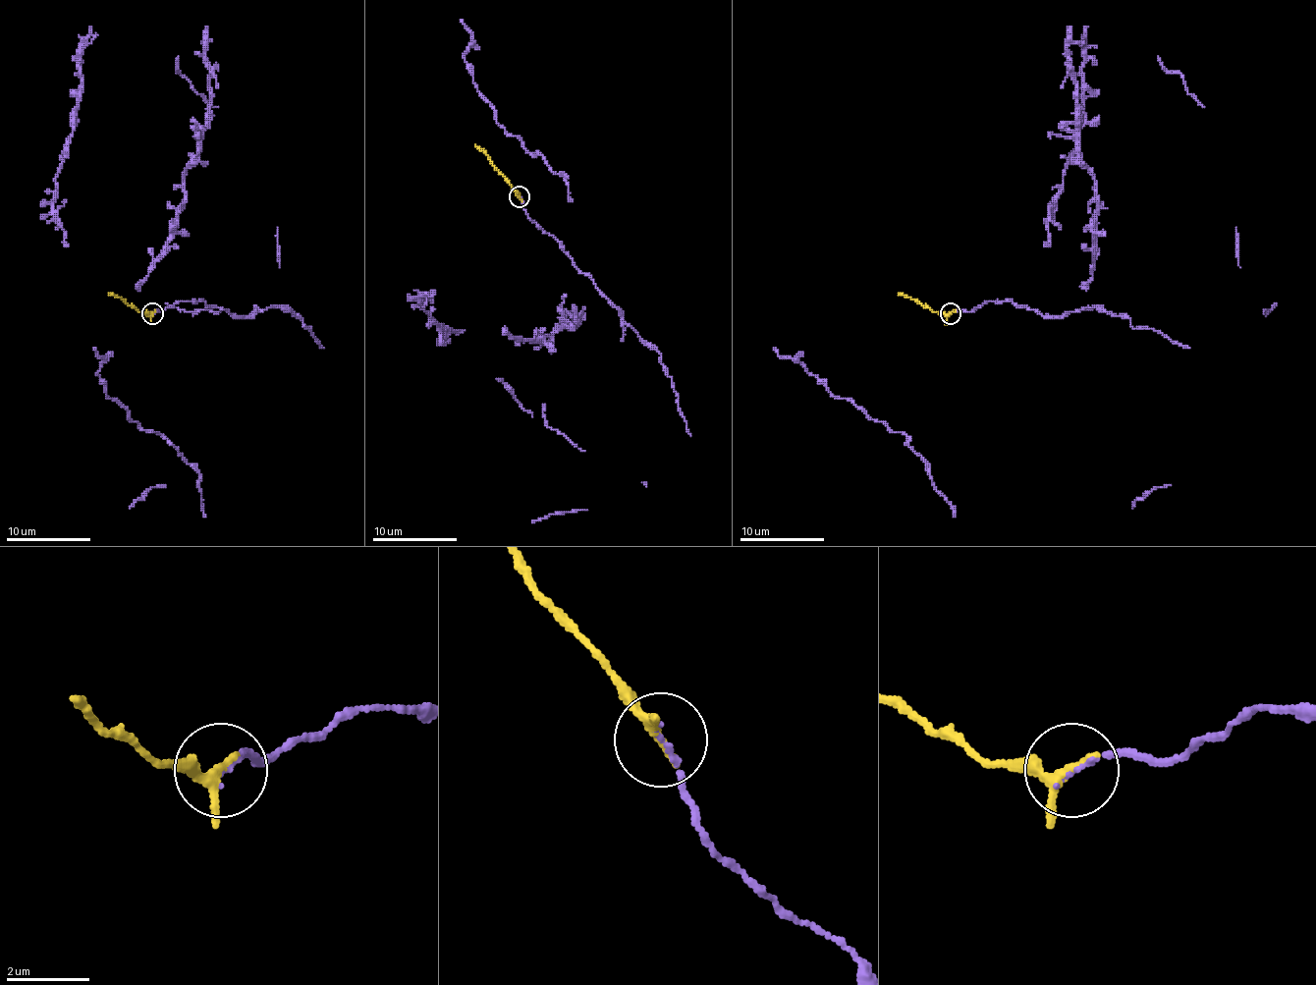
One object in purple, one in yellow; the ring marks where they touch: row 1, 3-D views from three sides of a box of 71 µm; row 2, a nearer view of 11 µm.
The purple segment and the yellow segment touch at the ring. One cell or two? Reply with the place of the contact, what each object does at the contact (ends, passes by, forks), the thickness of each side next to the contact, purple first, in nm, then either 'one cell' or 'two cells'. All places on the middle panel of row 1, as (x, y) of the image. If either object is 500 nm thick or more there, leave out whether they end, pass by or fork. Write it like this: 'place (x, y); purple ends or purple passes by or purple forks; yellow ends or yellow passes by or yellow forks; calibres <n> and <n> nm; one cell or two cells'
place (519, 196); purple ends; yellow passes by; calibres 90 and 220 nm; one cell

